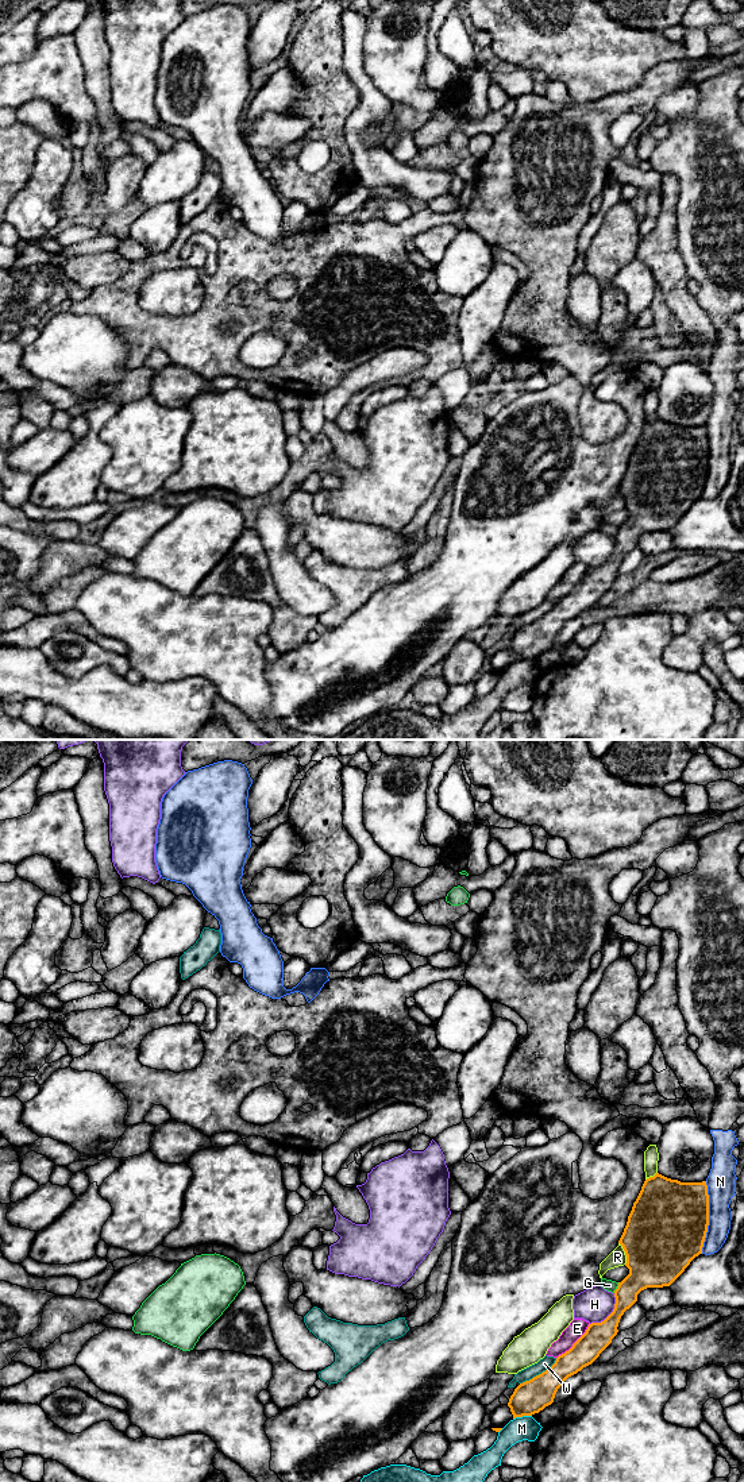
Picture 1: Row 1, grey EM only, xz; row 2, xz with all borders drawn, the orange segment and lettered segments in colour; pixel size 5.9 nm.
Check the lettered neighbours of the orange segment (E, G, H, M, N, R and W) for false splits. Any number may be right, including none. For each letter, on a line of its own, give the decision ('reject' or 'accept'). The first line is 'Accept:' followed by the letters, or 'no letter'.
Accept: no letter
E: reject
G: reject
H: reject
M: reject
N: reject
R: reject
W: reject

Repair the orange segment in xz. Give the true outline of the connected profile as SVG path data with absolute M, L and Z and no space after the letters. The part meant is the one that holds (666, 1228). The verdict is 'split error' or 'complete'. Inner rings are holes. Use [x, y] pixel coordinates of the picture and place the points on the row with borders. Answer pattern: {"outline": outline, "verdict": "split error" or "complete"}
{"outline": "M659 1173L647 1178L633 1203L618 1240L627 1255L625 1266L629 1269L629 1274L618 1282L614 1290L616 1304L613 1312L604 1321L589 1324L586 1332L568 1351L559 1355L550 1369L514 1389L508 1402L513 1419L532 1416L551 1405L563 1382L591 1365L612 1343L612 1339L618 1332L617 1327L621 1316L637 1301L637 1294L647 1288L670 1286L690 1262L702 1254L708 1226L709 1195L706 1181L681 1182Z", "verdict": "complete"}

